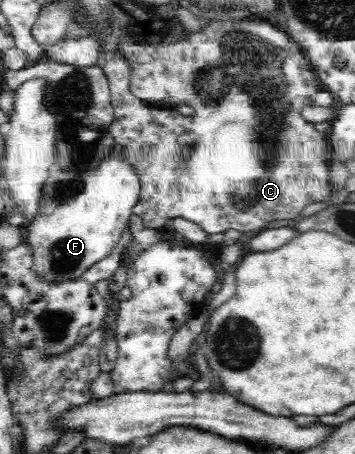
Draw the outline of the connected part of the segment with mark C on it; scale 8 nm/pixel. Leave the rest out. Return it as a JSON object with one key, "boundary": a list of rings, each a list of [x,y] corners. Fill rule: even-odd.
{"boundary":[[[199,17],[200,20],[206,20],[206,24],[204,25],[204,30],[202,32],[187,32],[185,31],[178,31],[178,29],[165,29],[163,33],[159,33],[159,35],[151,36],[151,37],[137,37],[137,39],[125,39],[125,41],[121,41],[119,43],[118,49],[100,49],[102,37],[98,34],[98,31],[92,29],[92,25],[89,25],[89,35],[87,37],[79,37],[79,39],[61,39],[61,41],[57,41],[55,45],[52,45],[48,51],[46,51],[45,57],[50,57],[63,65],[77,65],[79,67],[89,67],[89,65],[98,65],[104,71],[106,75],[107,81],[109,82],[110,87],[110,96],[111,96],[111,103],[112,108],[114,109],[114,116],[115,119],[113,123],[110,125],[110,136],[114,139],[115,145],[117,147],[123,147],[122,149],[122,157],[133,166],[133,170],[137,173],[139,180],[140,180],[140,197],[139,202],[135,205],[133,209],[133,215],[137,215],[139,218],[143,220],[143,224],[147,226],[147,228],[151,229],[158,229],[160,230],[163,227],[166,227],[166,222],[168,219],[175,219],[175,218],[183,218],[187,221],[193,222],[199,227],[203,228],[204,231],[210,236],[215,235],[218,233],[225,233],[225,231],[230,231],[229,229],[234,229],[235,231],[239,231],[241,234],[251,232],[253,235],[259,234],[265,230],[265,225],[267,223],[271,223],[271,221],[279,221],[279,219],[296,219],[299,217],[300,213],[305,209],[306,205],[317,203],[317,202],[326,202],[331,198],[332,191],[330,185],[330,162],[331,162],[331,152],[329,152],[329,146],[327,146],[327,134],[318,132],[315,130],[313,126],[314,123],[308,122],[305,120],[305,117],[301,115],[301,109],[305,107],[305,105],[312,105],[311,97],[319,91],[319,87],[317,87],[317,76],[313,73],[312,68],[310,67],[309,60],[305,57],[304,53],[301,53],[302,49],[299,49],[299,45],[293,39],[287,37],[283,31],[279,31],[277,27],[273,27],[271,23],[267,23],[267,21],[257,21],[257,19],[245,18],[245,19],[229,19],[229,21],[223,21],[222,19],[202,19]],[[177,105],[189,105],[189,107],[193,107],[193,115],[192,116],[183,116],[175,110],[175,106]],[[183,134],[192,134],[192,144],[191,145],[184,145],[182,149],[182,153],[179,152],[178,144],[177,144],[177,137]],[[267,137],[269,139],[273,139],[273,143],[275,145],[255,145],[255,141],[267,141]]]}

